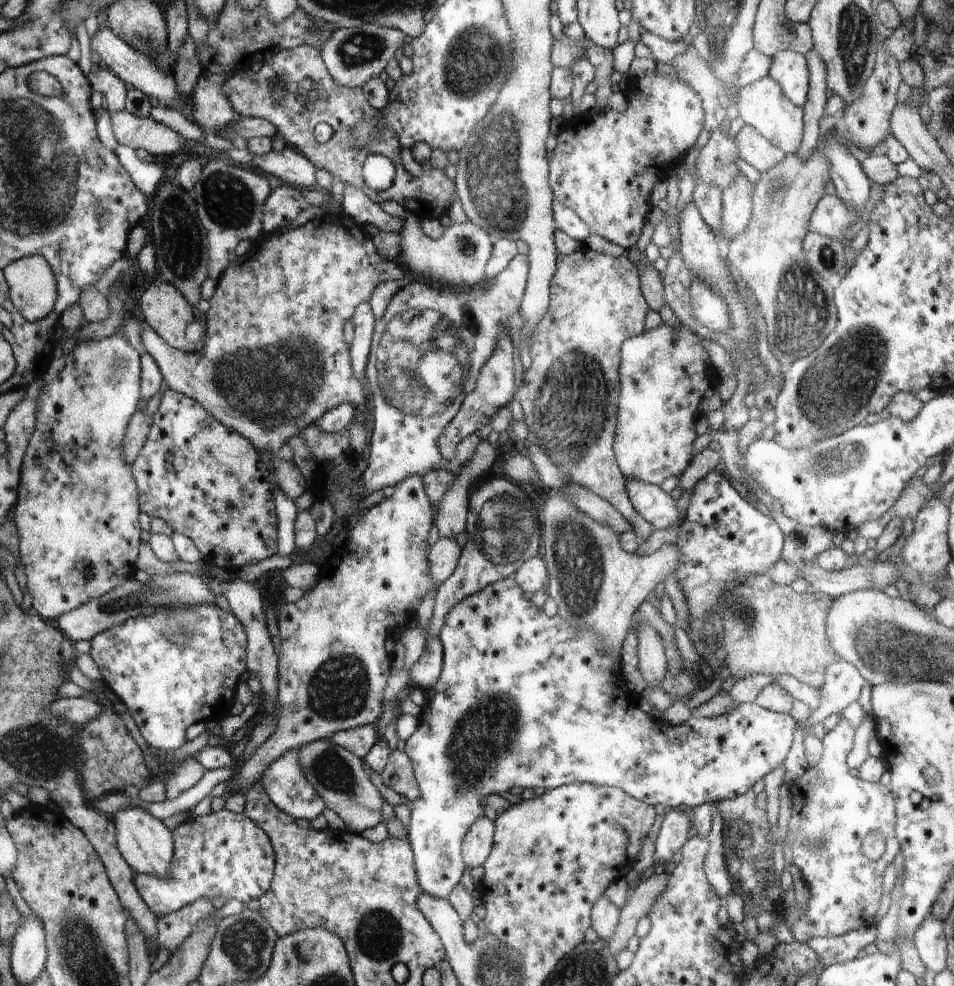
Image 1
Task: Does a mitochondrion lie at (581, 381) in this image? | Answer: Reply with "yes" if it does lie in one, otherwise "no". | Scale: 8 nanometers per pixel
yes

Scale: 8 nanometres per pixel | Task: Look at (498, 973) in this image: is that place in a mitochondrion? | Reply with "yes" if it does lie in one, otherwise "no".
yes

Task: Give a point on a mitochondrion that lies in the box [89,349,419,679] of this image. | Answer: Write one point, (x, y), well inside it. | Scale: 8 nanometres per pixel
(179, 630)

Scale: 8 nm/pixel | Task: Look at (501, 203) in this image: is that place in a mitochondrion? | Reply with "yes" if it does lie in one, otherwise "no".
yes

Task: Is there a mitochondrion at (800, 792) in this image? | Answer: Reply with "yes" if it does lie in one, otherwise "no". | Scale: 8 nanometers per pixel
no

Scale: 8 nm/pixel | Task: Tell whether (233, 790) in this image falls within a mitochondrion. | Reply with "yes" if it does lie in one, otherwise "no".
no

